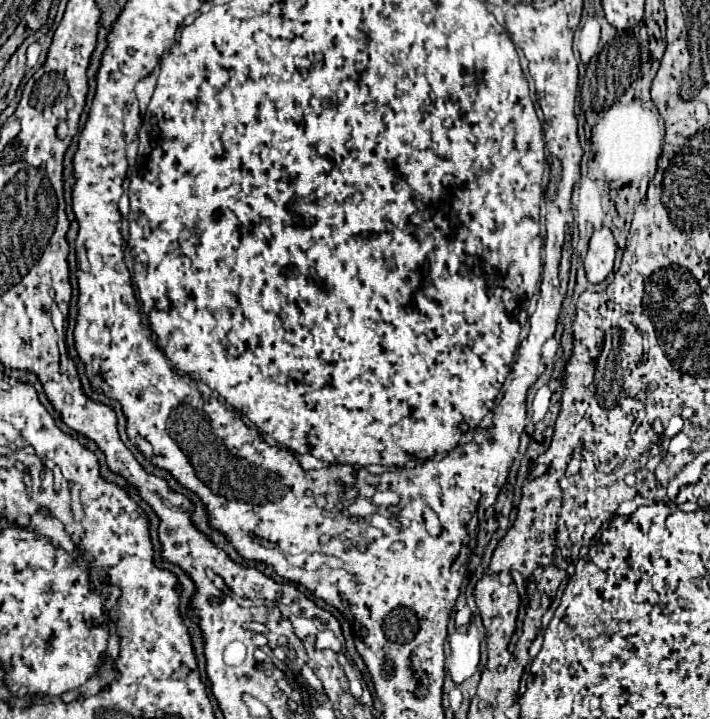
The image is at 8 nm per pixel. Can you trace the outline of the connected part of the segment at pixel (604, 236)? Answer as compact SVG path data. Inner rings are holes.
M609 228L595 230L595 234L589 240L589 250L585 254L585 272L587 280L591 284L603 282L613 272L613 260L615 260L615 240Z

